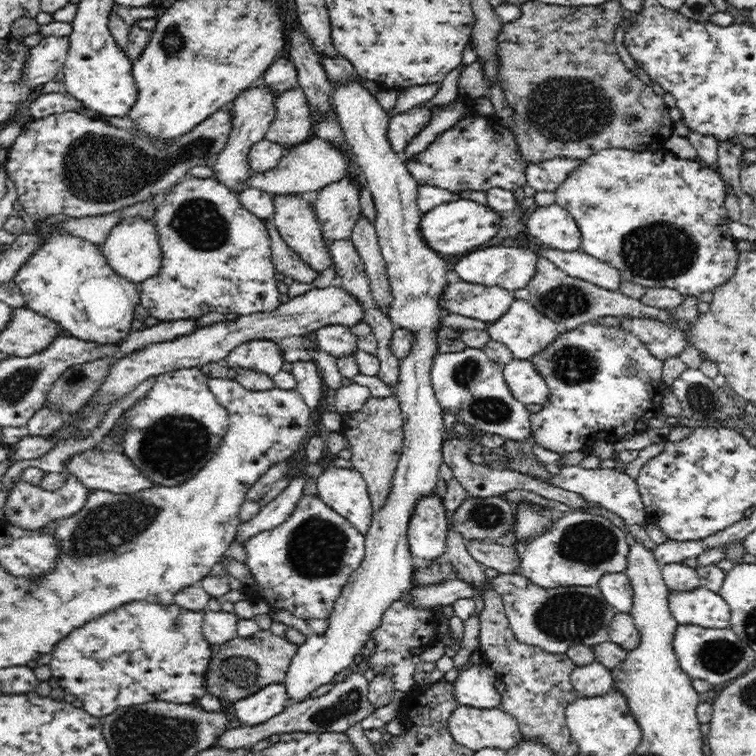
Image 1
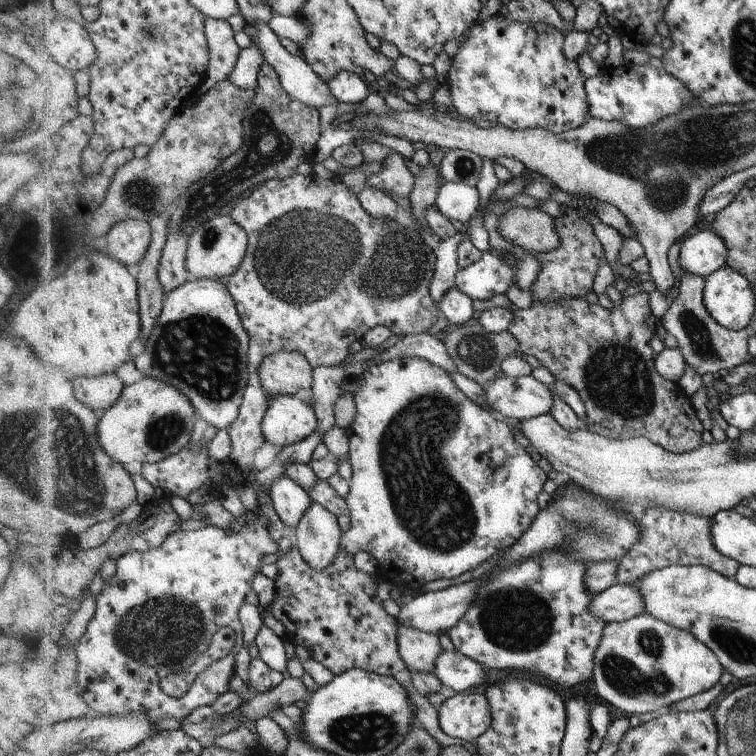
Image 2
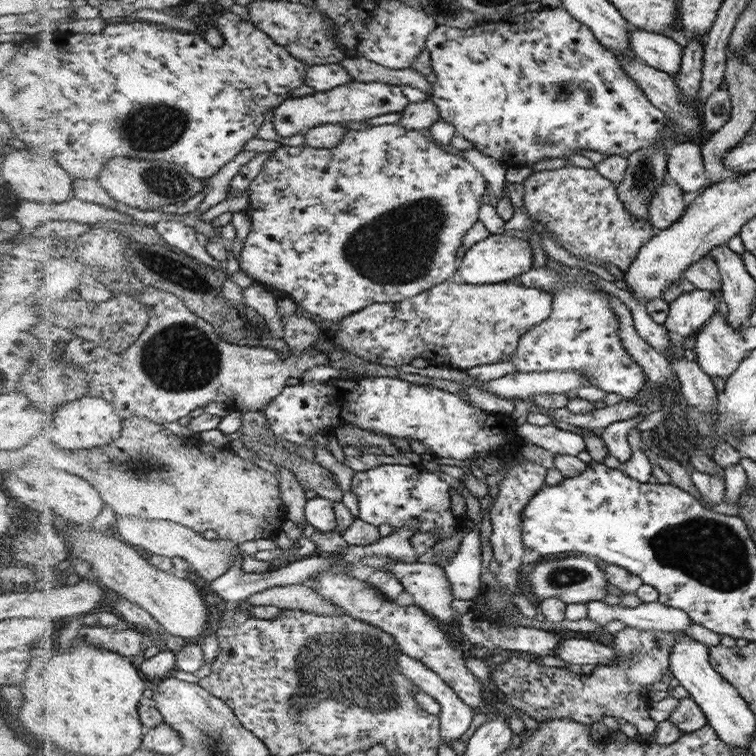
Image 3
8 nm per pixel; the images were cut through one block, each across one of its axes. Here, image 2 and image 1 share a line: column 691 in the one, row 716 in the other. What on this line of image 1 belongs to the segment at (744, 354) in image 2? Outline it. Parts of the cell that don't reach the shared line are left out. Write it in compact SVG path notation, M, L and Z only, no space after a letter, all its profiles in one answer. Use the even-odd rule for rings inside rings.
M357 667L346 668L351 670L351 674L344 676L342 681L335 681L334 686L324 694L324 696L308 697L303 701L290 703L280 714L270 717L270 720L261 722L254 726L240 726L226 729L216 740L216 744L225 746L227 749L250 748L272 736L272 734L290 734L291 732L322 733L334 732L344 733L350 726L354 726L366 716L370 716L376 708L368 700L368 686L364 675L358 672Z

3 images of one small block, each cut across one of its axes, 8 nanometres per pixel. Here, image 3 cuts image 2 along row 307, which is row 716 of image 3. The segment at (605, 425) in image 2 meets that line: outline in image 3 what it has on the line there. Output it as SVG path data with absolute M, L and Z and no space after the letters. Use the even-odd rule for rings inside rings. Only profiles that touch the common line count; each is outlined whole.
M624 627L624 629L618 631L614 634L613 638L613 646L614 651L616 651L616 660L612 662L612 664L608 664L608 666L604 666L604 664L596 665L594 670L589 675L584 675L583 673L573 673L567 670L564 667L547 667L545 665L538 665L535 662L528 661L528 659L522 659L520 657L507 657L503 662L498 664L492 664L490 668L490 678L491 682L497 686L497 690L502 692L506 697L506 704L514 708L514 711L519 714L526 713L530 718L534 718L534 720L540 721L550 721L552 719L568 719L571 721L578 721L578 723L587 724L592 726L595 721L603 720L604 715L610 715L616 718L621 722L626 722L631 725L634 725L638 729L637 734L642 735L651 735L654 730L656 730L657 722L650 718L649 713L649 697L648 694L652 690L652 688L662 686L662 681L668 674L668 656L673 654L673 646L677 642L680 642L682 638L690 637L687 636L687 631L674 631L674 632L664 632L664 631L656 631L656 630L642 630L636 627Z

